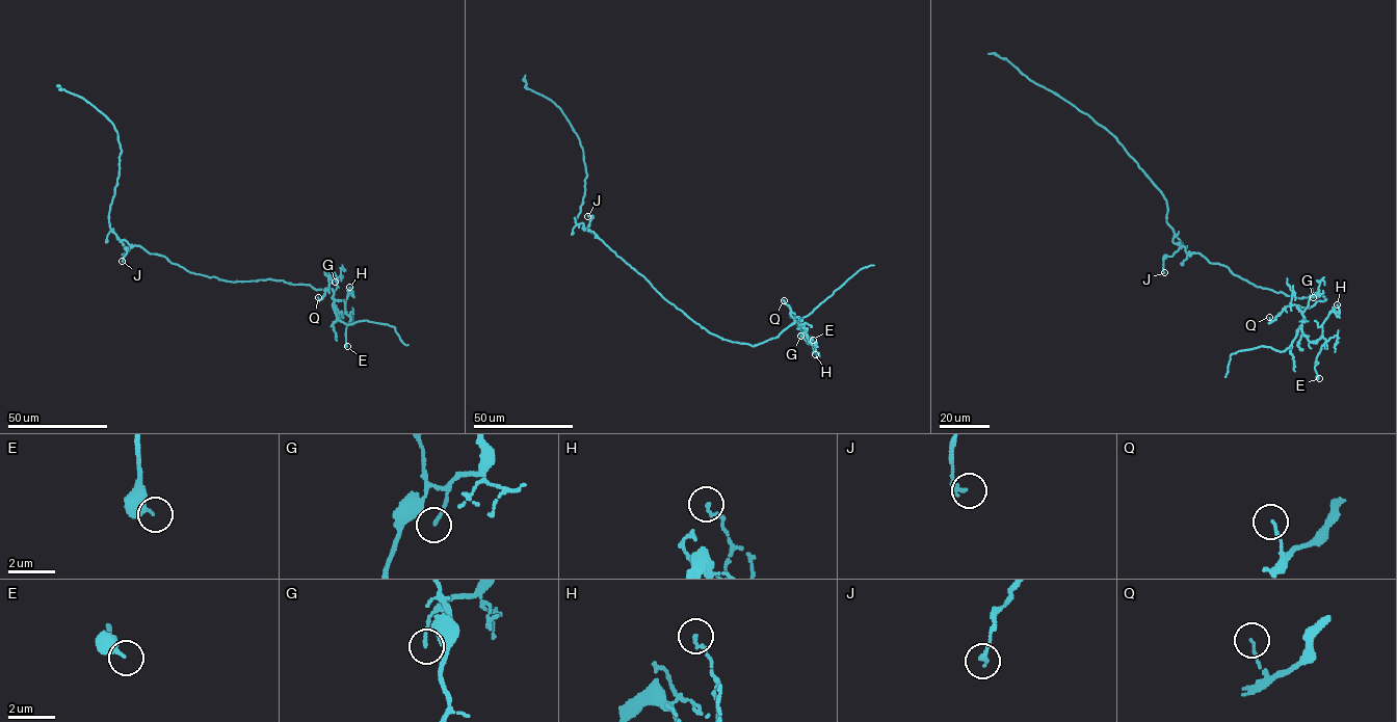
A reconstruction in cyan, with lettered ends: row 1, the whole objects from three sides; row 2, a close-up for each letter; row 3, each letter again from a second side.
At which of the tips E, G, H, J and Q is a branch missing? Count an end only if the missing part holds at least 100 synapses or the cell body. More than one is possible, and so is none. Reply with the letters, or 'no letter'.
no letter

